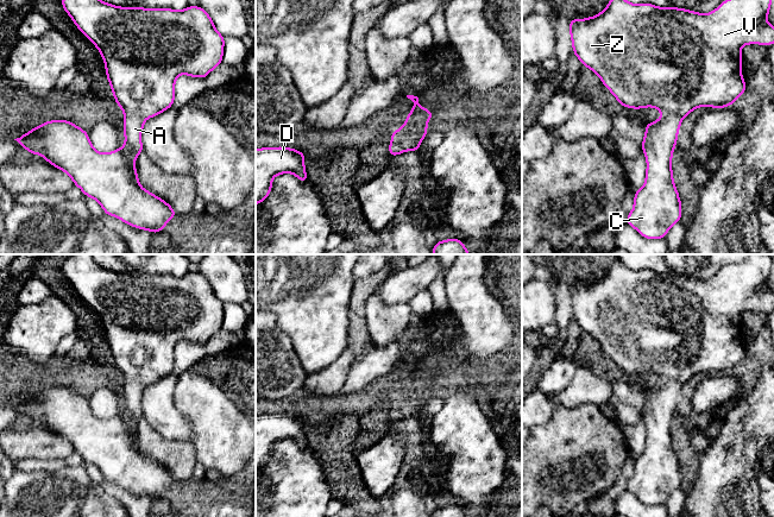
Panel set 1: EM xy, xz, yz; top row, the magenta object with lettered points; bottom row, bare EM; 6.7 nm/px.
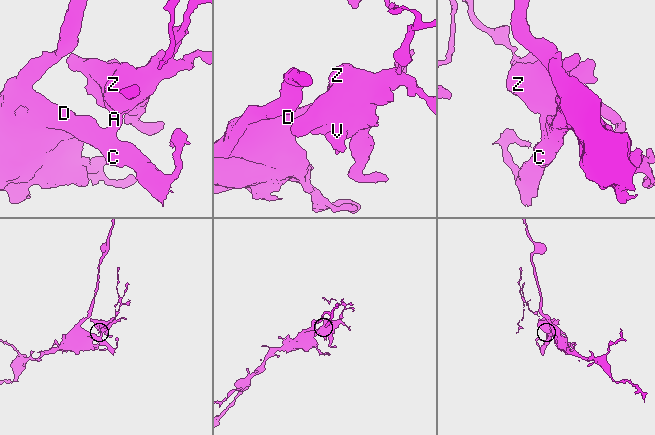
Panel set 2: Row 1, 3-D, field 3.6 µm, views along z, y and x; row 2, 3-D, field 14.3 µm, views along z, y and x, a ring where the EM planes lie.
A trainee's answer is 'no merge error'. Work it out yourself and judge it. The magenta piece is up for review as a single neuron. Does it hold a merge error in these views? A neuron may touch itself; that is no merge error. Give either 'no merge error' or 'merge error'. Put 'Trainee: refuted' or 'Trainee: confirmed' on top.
Trainee: confirmed
no merge error

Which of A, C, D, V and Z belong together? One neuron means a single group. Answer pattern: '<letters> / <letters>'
A C D V Z

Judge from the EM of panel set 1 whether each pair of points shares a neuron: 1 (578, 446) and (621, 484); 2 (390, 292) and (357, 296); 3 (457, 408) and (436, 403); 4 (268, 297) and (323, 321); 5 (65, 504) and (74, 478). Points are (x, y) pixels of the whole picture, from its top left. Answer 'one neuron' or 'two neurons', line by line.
1: two neurons
2: two neurons
3: two neurons
4: one neuron
5: one neuron

